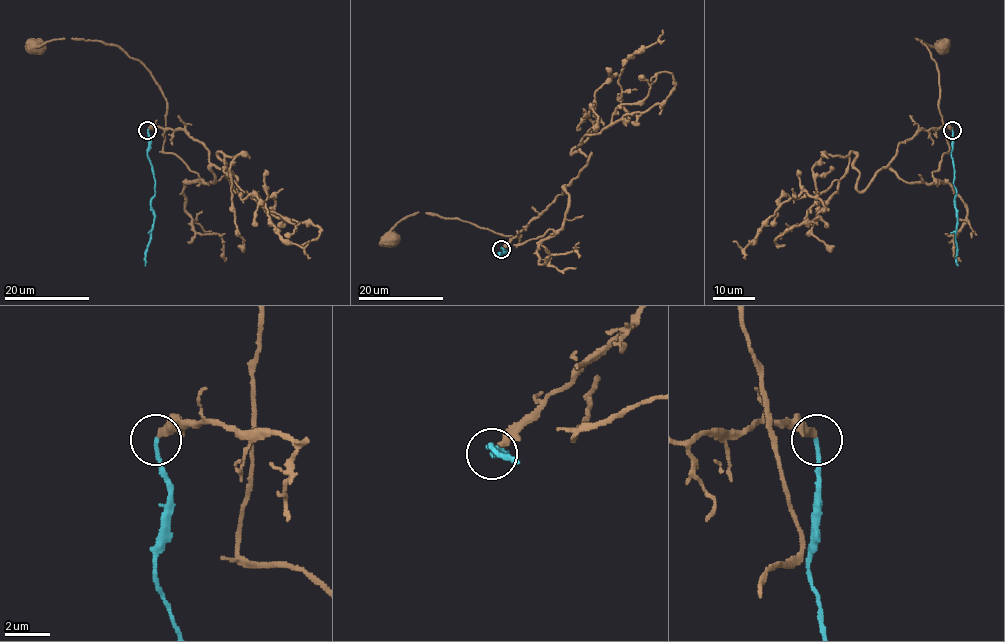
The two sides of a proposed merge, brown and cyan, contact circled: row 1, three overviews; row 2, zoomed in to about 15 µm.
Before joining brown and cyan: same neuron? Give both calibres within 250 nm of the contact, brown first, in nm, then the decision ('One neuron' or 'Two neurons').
Thickness 280 nm (brown) against 180 nm. One neuron

